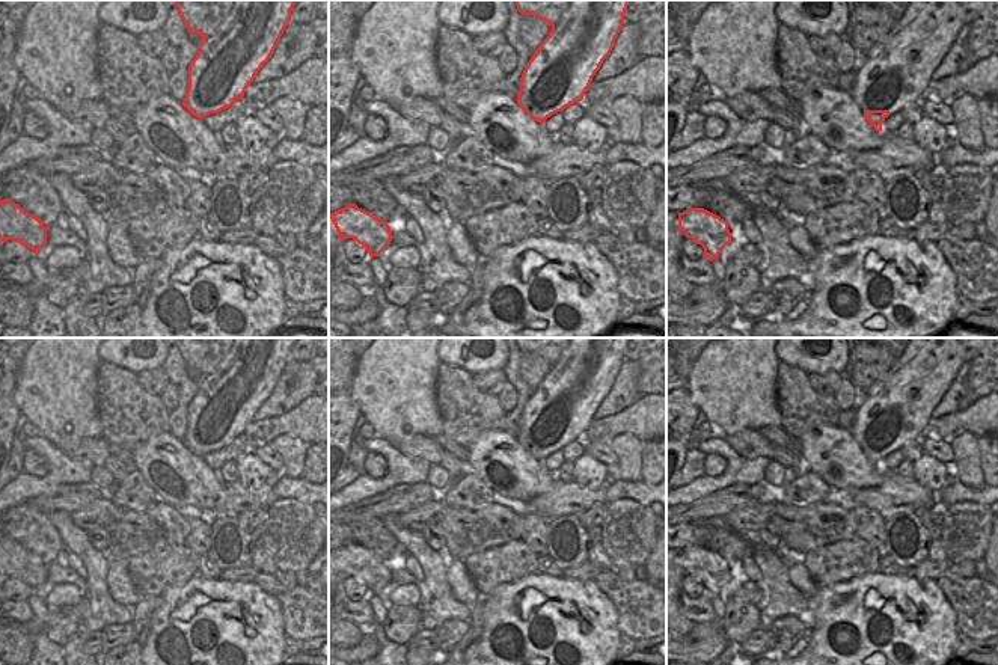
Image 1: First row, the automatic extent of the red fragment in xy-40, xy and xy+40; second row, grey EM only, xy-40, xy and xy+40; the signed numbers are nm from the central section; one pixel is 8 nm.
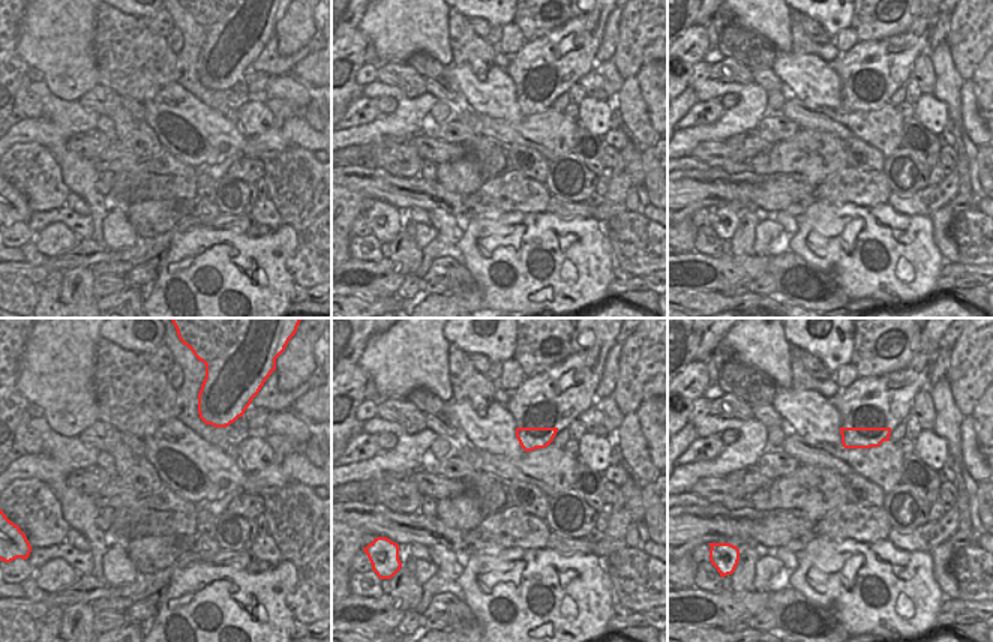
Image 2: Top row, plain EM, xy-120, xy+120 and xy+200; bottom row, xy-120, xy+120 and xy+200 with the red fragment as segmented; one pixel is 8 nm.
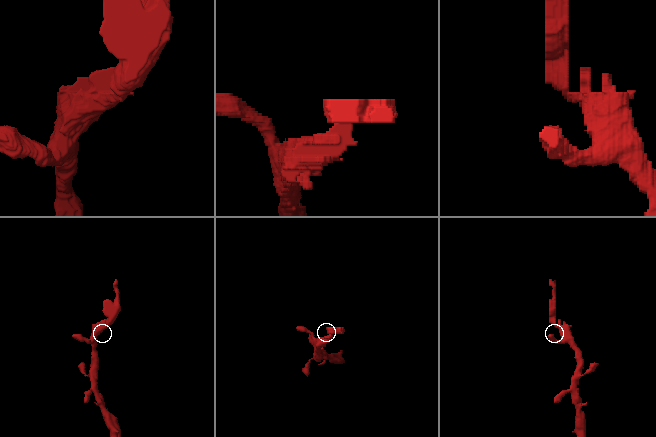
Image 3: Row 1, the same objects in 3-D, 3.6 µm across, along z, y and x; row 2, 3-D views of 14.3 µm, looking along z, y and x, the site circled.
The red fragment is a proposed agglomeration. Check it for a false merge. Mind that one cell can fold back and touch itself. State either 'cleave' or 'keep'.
cleave

